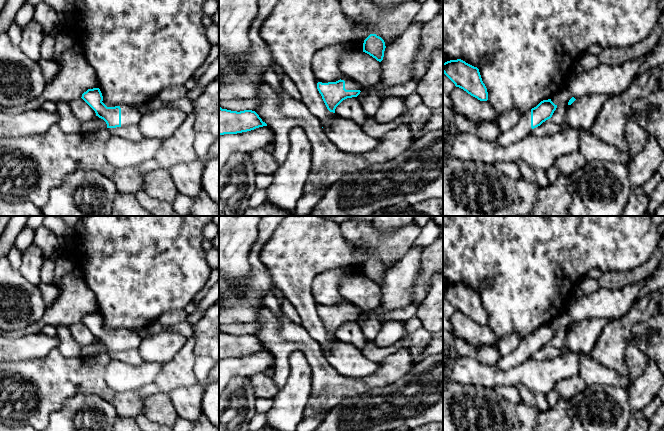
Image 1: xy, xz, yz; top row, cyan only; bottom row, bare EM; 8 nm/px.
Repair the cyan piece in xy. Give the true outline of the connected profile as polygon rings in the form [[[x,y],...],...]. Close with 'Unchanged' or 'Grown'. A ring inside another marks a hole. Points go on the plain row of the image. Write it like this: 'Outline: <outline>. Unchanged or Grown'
Outline: [[[99,312],[88,313],[81,321],[103,343],[107,352],[127,351],[137,349],[141,338],[132,330],[107,331],[102,325],[103,320]]]. Grown

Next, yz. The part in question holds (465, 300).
Outline: [[[461,283],[443,287],[443,297],[455,308],[480,325],[488,324],[488,316],[479,293]]]. Unchanged

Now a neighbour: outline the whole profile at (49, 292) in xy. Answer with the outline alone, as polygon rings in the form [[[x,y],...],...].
[[[41,282],[38,287],[46,306],[52,305],[58,297],[58,288],[53,283],[44,282]]]

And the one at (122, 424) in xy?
[[[117,417],[113,431],[142,431],[134,419]]]

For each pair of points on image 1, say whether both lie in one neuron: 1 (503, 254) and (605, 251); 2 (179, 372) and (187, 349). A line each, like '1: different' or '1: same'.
1: same
2: same

